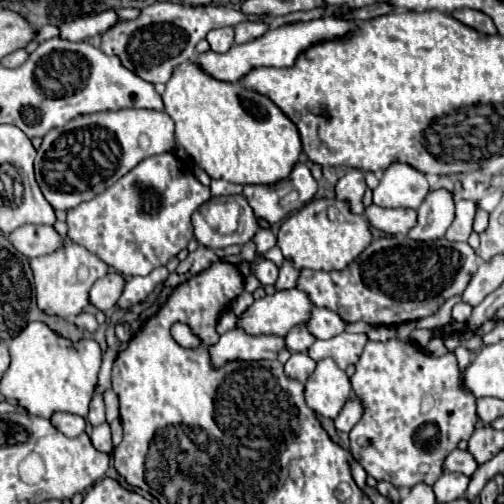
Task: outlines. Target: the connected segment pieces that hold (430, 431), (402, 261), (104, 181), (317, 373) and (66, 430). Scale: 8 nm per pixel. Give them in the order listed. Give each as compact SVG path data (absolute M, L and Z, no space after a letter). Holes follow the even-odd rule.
M400 340L388 342L368 342L360 360L356 362L356 374L352 376L352 388L356 396L364 402L364 416L360 422L350 430L350 452L356 462L374 478L386 480L396 488L412 488L414 484L426 482L434 484L442 470L444 458L458 446L460 440L470 438L472 430L478 422L476 416L476 398L466 394L458 386L458 362L452 352L434 358L426 356L418 346L412 342L404 344ZM422 398L434 398L428 410L422 410Z
M382 236L370 242L362 254L350 262L340 272L322 272L322 270L302 270L296 282L298 290L304 290L308 298L312 298L314 306L328 308L336 312L344 322L362 320L372 326L398 326L408 320L420 320L436 312L448 298L458 296L468 286L472 274L478 268L478 256L468 246L468 242L450 242L446 238L416 242L412 238L400 236Z
M124 108L82 114L44 136L34 160L36 182L54 210L70 210L110 188L144 158L172 152L174 148L174 122L166 112Z
M332 358L316 364L316 370L304 382L306 404L324 418L336 418L350 396L350 380Z
M52 414L50 422L52 422L52 426L56 426L68 438L82 434L84 426L86 426L86 420L76 416L76 414Z

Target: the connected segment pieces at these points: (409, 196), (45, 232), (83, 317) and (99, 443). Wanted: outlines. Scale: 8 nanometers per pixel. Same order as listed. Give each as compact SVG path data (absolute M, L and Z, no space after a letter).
M394 162L380 178L374 190L374 204L382 208L418 208L428 194L428 182L422 172L408 164Z
M24 224L12 234L8 234L8 240L26 258L50 254L64 244L64 238L50 225Z
M82 312L82 314L78 314L78 316L76 316L76 326L78 326L78 328L88 330L90 334L94 334L94 332L96 332L96 328L98 328L98 322L96 322L94 314Z
M104 422L100 426L94 426L90 438L92 438L92 444L94 444L96 450L112 452L112 440L110 440L110 426L108 426L108 422Z

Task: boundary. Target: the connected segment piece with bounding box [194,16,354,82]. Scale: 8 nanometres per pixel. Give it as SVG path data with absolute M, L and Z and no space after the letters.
M334 16L328 18L318 18L312 22L290 22L284 24L280 28L268 30L264 36L246 42L246 44L234 44L232 50L224 52L224 54L216 54L214 50L208 50L204 54L198 54L198 58L194 60L208 76L222 80L222 82L238 82L242 76L246 76L252 68L260 68L260 66L274 66L274 68L286 68L292 66L296 62L296 56L300 52L304 52L308 46L322 42L322 40L332 40L338 36L348 34L354 28L352 22L346 20L334 20Z

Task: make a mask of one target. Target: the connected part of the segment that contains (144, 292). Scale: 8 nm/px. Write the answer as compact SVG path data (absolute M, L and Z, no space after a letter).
M164 266L152 270L148 276L132 276L126 282L126 288L118 300L118 306L130 308L132 302L144 302L154 292L154 288L162 284L166 278L168 278L168 270Z

